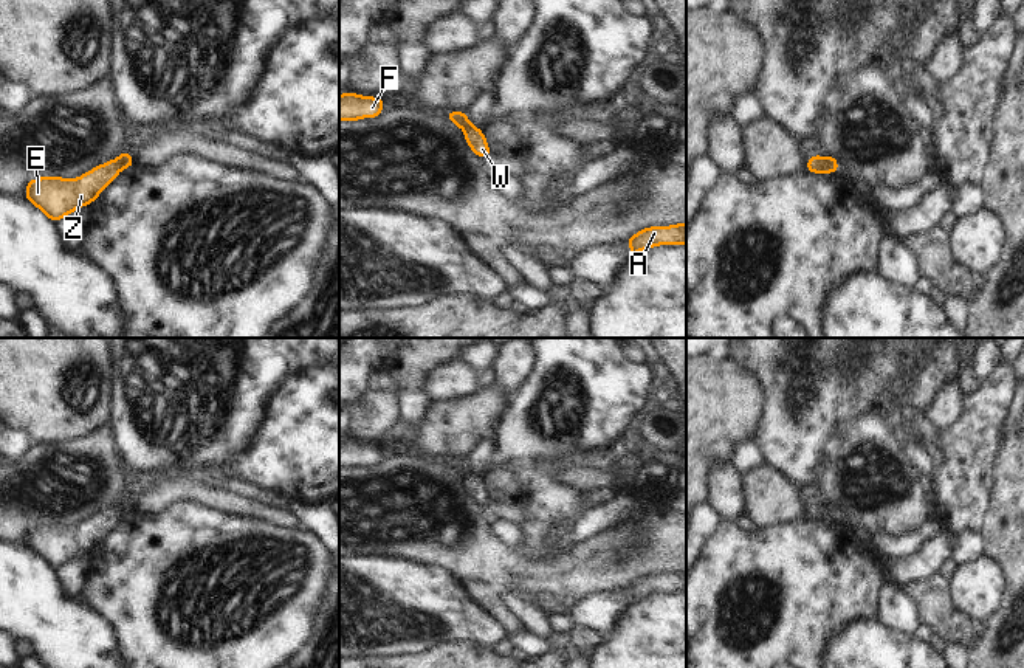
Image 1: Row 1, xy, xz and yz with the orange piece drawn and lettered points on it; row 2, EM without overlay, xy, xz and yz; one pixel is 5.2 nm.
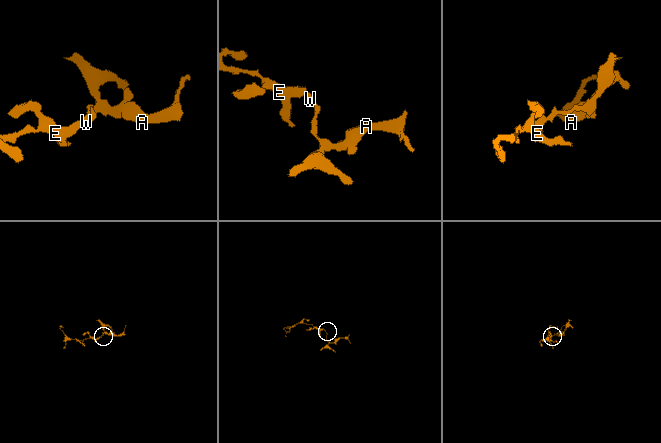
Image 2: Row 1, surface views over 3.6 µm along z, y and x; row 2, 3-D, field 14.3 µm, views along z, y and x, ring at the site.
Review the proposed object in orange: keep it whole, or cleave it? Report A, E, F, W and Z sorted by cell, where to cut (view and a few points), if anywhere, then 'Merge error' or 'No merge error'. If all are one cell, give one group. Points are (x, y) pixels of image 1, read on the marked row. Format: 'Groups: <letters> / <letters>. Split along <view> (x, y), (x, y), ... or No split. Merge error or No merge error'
Groups: A W / E F Z. Split along yz (823, 158), (829, 172). Merge error

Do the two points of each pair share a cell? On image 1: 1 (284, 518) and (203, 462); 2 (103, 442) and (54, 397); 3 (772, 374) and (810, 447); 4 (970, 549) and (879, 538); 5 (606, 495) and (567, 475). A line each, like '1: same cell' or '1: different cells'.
1: different cells
2: different cells
3: same cell
4: same cell
5: different cells

